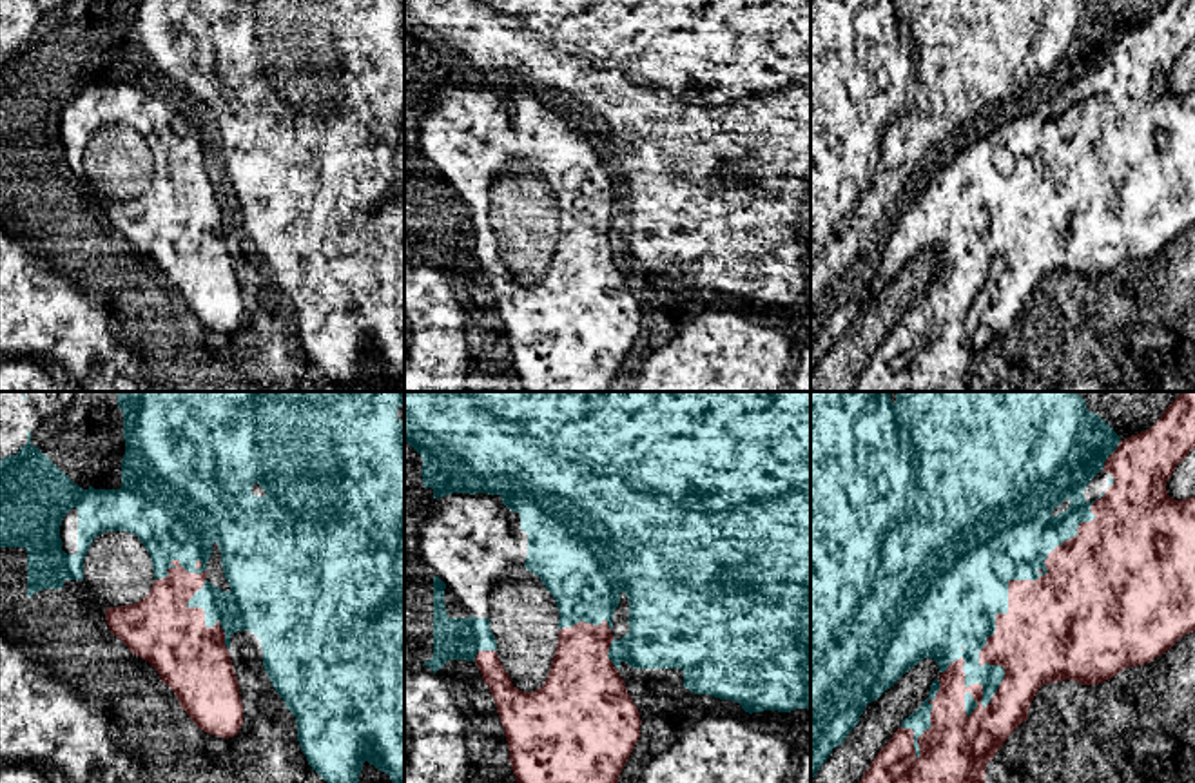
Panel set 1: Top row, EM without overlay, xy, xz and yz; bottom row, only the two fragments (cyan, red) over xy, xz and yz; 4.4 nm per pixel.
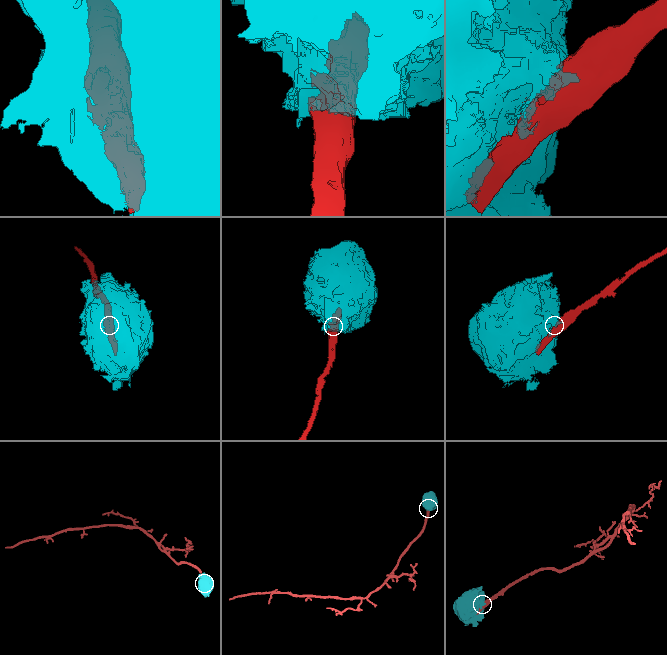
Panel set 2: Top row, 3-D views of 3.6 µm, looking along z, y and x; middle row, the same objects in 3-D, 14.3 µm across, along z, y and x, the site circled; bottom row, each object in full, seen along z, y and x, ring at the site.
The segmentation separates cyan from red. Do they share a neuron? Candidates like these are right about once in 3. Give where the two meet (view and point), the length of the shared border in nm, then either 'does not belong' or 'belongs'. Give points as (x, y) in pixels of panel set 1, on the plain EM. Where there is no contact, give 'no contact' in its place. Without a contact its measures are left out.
meets cyan in yz at (1007, 194); contact 1150 nm long; does not belong

